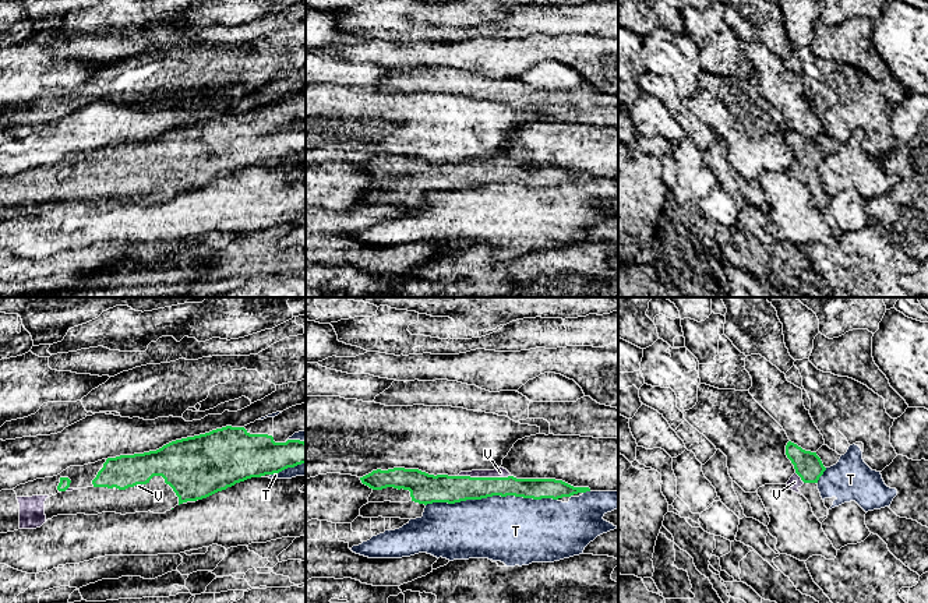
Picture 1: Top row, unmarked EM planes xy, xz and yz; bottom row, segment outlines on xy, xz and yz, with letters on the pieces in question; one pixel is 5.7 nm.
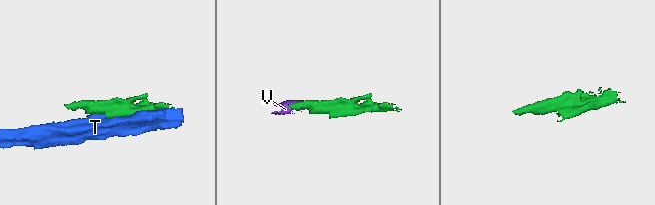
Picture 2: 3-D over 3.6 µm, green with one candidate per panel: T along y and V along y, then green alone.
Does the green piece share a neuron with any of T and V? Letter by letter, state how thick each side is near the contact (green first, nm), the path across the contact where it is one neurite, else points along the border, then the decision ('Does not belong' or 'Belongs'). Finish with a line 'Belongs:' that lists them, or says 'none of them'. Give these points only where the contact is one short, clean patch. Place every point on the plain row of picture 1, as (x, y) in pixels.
T: Thickness 160 nm (green) against 400 nm. Does not belong
V: Thickness 160 nm (green) against 60 nm. Belongs
Belongs: V

